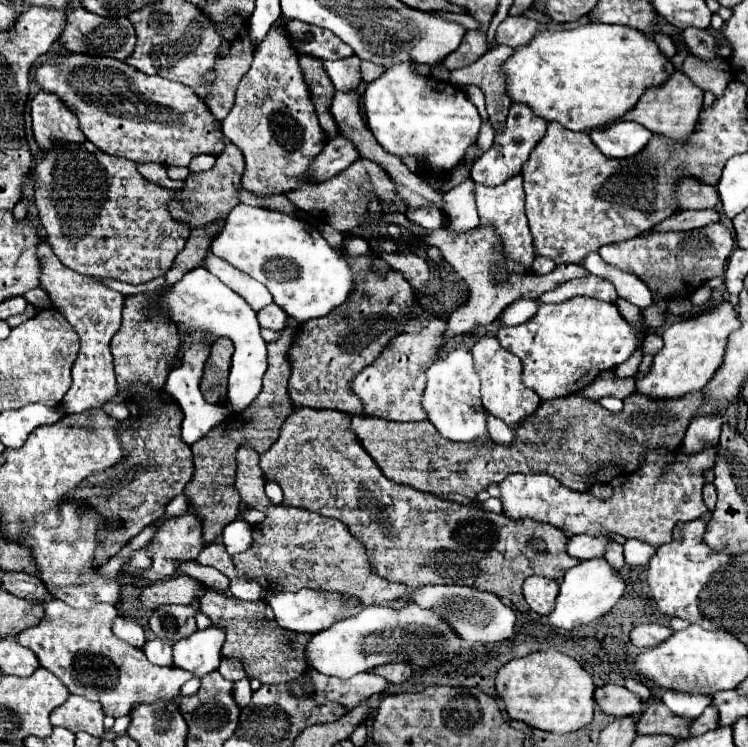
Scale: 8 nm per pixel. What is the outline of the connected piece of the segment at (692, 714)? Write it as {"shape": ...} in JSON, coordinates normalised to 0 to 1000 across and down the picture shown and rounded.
{"shape":[[[888,925],[885,941],[906,960],[928,965],[939,957],[939,952],[949,944],[949,933],[930,930],[930,928],[912,928],[912,925]]]}

